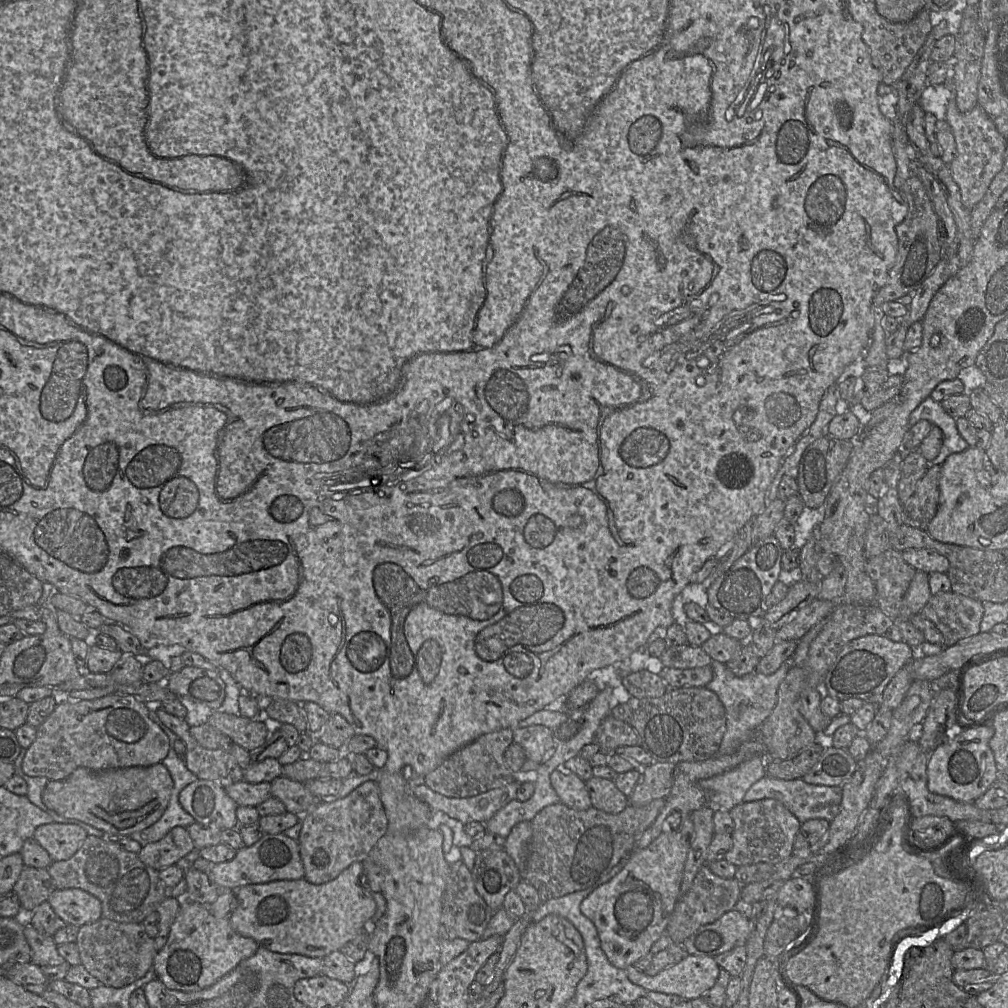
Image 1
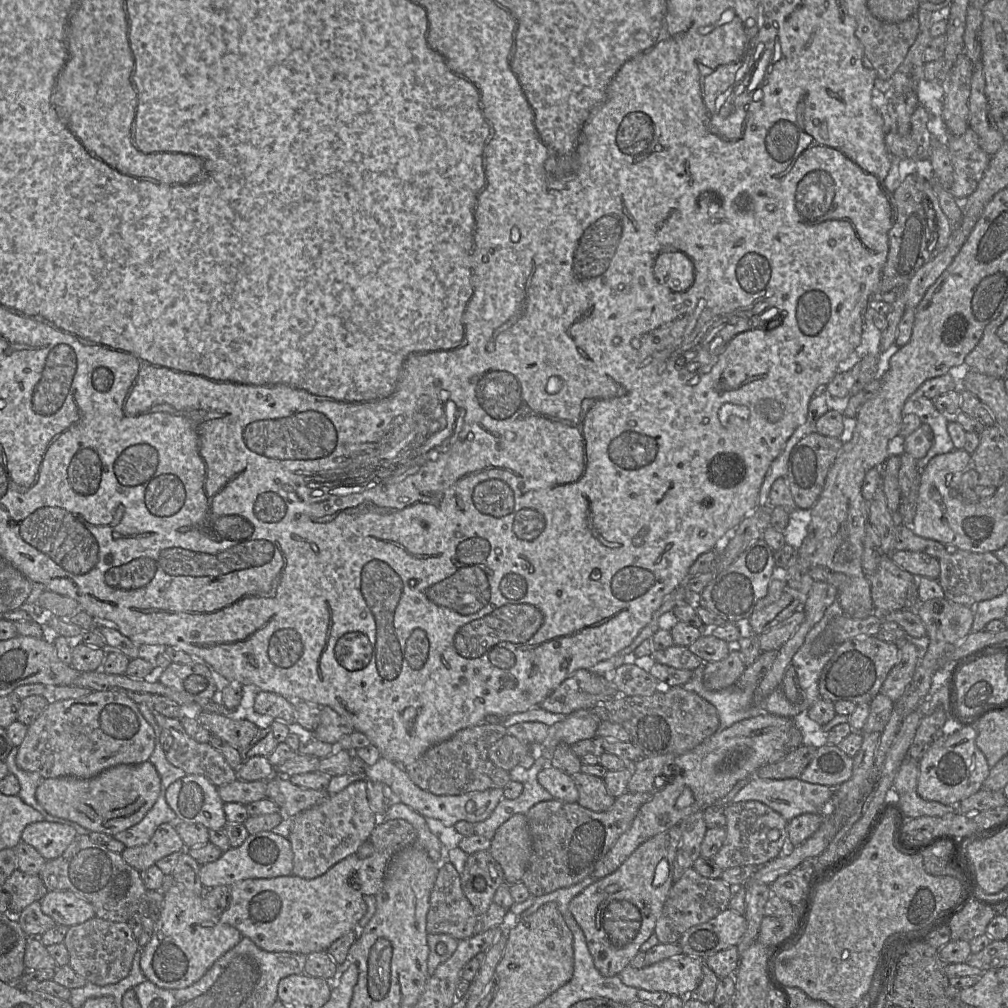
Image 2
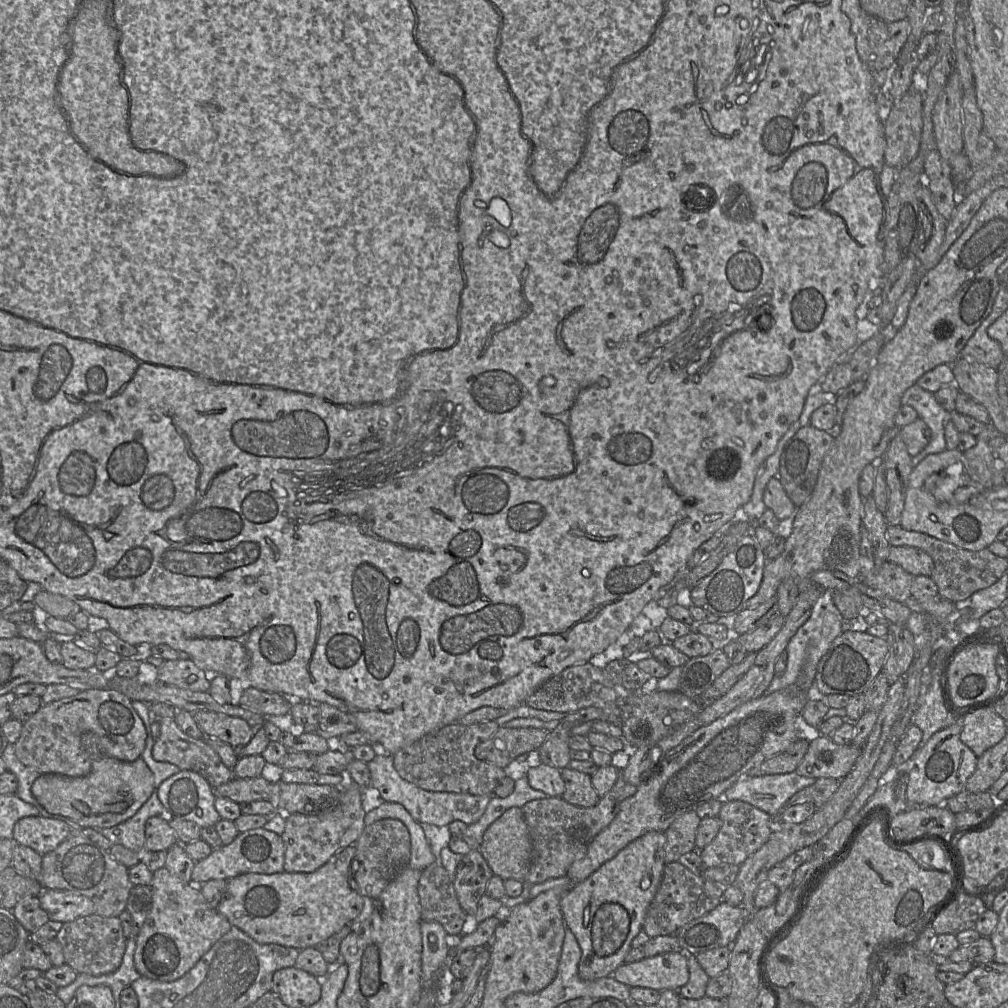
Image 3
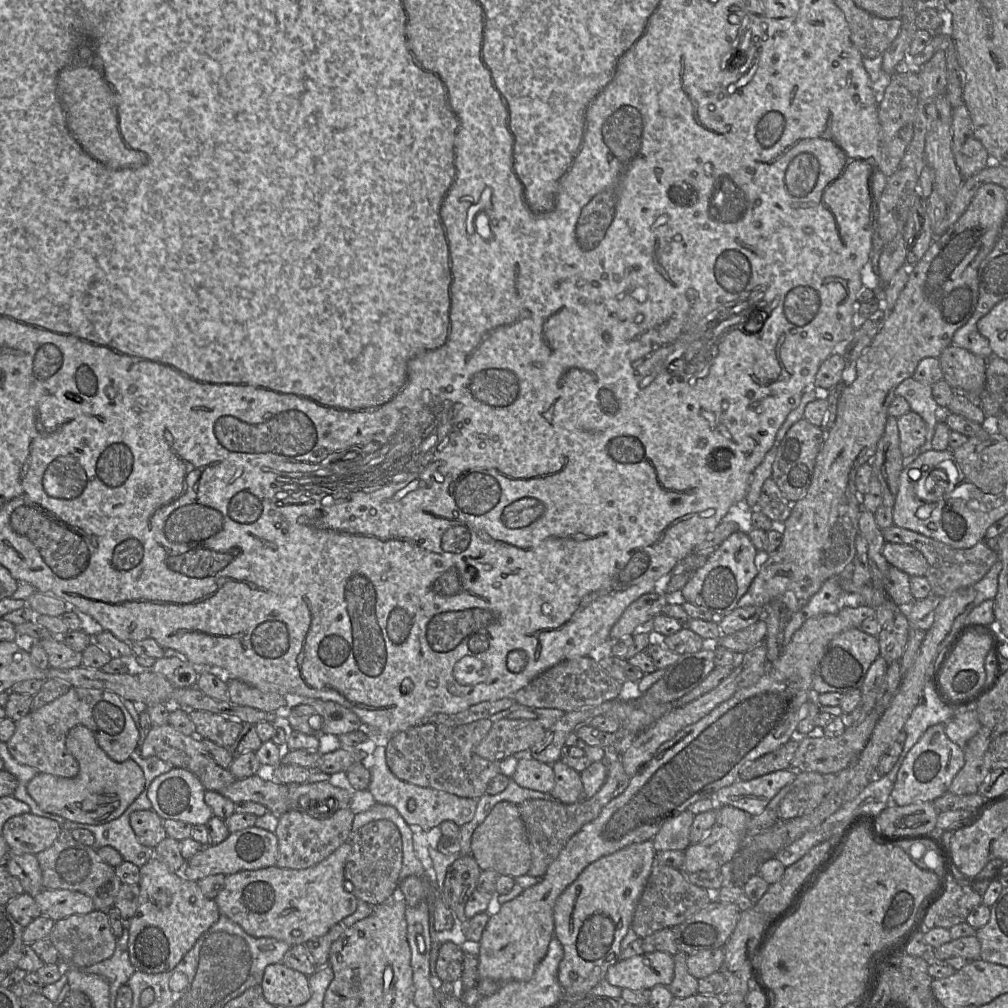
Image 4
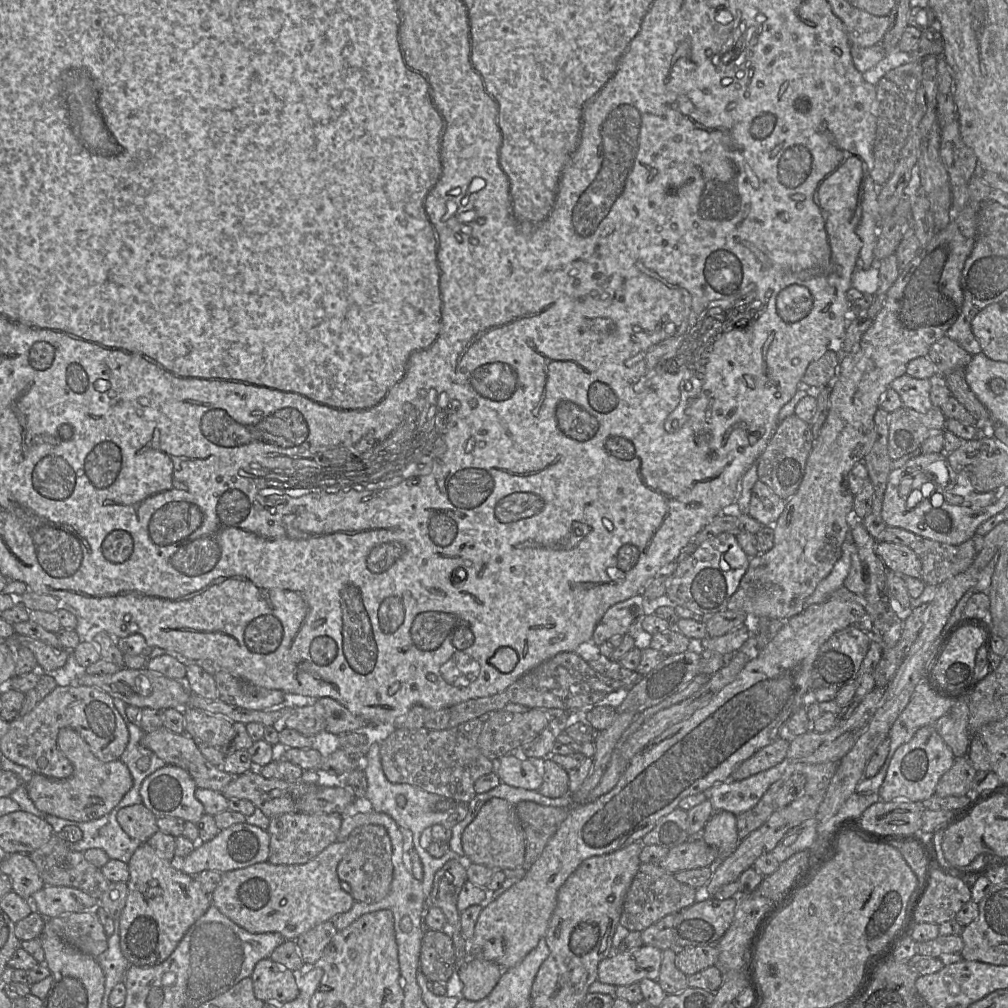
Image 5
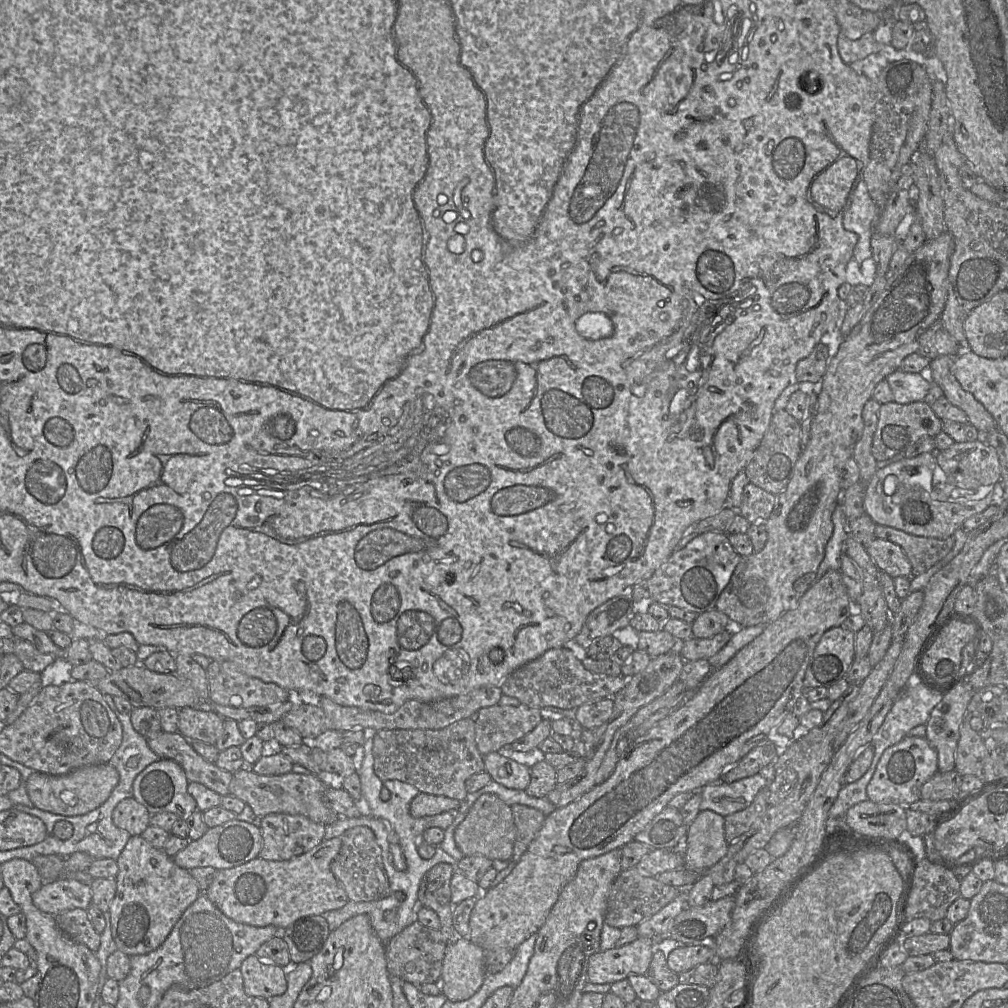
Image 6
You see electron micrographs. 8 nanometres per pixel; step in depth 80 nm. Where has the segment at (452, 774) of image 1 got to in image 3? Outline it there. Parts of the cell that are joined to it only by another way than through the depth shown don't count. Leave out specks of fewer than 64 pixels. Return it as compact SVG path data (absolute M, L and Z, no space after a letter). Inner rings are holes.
M494 720L444 726L394 753L394 767L401 778L424 790L471 795L493 794L493 790L507 775L502 768L478 759L475 748L494 735L499 727Z

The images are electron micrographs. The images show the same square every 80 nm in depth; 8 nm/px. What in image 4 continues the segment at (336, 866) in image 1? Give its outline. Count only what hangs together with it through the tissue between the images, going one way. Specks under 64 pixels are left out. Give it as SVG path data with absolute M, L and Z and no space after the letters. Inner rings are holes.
M349 807L317 813L322 818L313 817L305 812L289 810L279 816L274 832L278 839L279 856L276 866L285 869L305 869L316 865L343 843L348 842L352 834L352 823L355 814Z

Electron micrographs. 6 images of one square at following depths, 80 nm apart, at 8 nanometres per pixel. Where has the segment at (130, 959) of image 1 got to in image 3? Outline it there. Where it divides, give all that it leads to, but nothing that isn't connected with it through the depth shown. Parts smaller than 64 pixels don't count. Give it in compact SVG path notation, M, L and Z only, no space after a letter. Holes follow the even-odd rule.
M96 913L63 923L56 940L61 944L66 965L77 973L93 976L116 971L122 963L127 945L120 918L104 917Z

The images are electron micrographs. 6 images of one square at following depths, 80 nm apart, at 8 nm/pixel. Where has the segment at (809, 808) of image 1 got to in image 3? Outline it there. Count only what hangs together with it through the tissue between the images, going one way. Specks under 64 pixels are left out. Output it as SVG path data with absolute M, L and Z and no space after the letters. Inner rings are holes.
M797 772L786 774L743 777L720 798L722 802L744 801L768 813L775 820L799 791L814 784L816 779Z

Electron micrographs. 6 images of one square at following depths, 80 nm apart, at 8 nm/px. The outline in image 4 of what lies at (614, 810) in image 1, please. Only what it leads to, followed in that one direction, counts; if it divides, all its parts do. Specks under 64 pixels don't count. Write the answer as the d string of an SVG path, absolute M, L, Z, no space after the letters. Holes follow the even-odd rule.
M561 761L553 763L552 767L555 775L555 785L550 792L552 797L565 804L573 804L585 798L580 772Z

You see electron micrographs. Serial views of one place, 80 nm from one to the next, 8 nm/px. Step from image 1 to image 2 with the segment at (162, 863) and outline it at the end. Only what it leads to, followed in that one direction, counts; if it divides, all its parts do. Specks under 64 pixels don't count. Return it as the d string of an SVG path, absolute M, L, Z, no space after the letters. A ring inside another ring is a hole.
M163 823L157 827L147 844L126 847L121 856L127 864L142 871L155 865L161 858L175 852L184 852L184 849L186 847L174 824Z

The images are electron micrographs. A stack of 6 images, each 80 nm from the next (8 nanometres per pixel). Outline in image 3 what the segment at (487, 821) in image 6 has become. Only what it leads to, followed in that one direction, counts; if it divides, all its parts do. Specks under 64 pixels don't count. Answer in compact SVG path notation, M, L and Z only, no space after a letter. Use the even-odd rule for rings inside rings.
M511 807L491 823L483 835L478 850L495 875L503 880L523 880L530 867L532 844L522 810L519 807Z

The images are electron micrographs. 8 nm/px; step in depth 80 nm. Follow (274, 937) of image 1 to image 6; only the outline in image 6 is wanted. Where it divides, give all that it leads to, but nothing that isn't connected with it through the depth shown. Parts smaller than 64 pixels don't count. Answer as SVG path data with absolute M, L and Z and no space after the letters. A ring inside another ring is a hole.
M334 837L290 860L272 861L258 857L240 866L218 870L213 883L203 894L227 917L251 926L274 926L282 930L301 917L322 916L350 901L330 868L341 845L340 837Z

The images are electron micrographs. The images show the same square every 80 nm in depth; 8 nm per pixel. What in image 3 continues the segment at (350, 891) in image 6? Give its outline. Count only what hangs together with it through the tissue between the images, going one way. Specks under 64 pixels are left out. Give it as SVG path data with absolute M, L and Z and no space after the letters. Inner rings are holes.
M397 819L378 820L365 826L354 846L356 853L351 862L350 887L375 901L402 869L408 866L411 850L409 830Z

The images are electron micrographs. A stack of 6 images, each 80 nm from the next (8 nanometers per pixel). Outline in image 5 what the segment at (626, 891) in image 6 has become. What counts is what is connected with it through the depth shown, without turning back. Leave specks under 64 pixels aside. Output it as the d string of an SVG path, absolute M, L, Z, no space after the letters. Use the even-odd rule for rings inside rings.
M642 864L625 896L619 924L629 931L643 931L663 917L679 913L701 898L701 891L678 882L659 865Z

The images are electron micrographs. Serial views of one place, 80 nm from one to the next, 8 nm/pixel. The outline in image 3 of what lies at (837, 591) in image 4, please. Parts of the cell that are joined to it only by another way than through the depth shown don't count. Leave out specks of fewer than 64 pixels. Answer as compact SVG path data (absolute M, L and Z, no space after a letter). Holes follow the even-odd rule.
M822 590L820 597L812 608L810 617L799 627L789 640L785 651L779 656L775 664L775 677L767 692L790 689L791 685L796 683L802 691L808 694L809 699L817 699L815 698L815 692L818 692L818 690L814 686L817 666L831 643L843 632L843 616L834 603L833 595L832 590Z

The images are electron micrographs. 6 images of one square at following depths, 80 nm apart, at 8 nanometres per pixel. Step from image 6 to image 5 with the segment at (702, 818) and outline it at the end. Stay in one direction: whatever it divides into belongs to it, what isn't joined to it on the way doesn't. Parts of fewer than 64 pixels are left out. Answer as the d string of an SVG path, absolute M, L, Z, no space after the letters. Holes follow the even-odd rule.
M715 811L705 824L699 838L716 849L718 861L725 860L741 841L735 815L726 811Z

